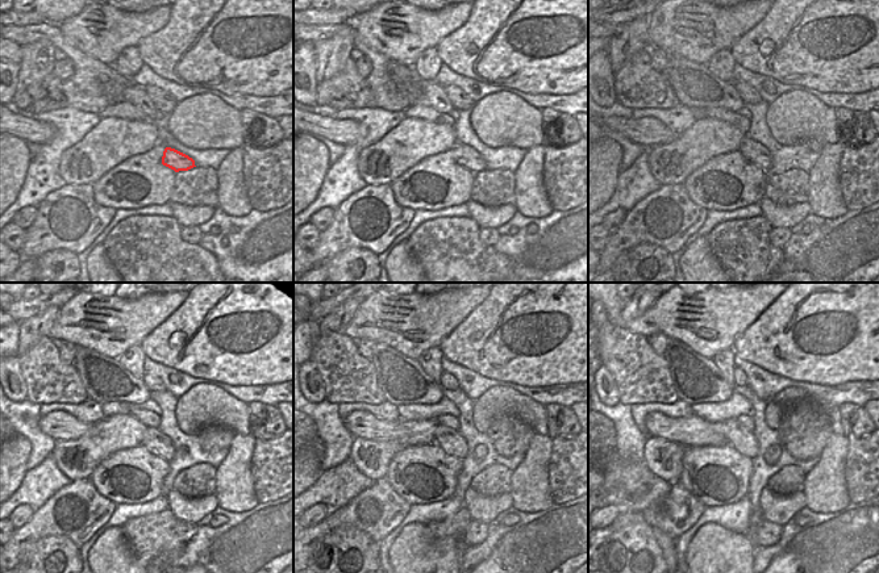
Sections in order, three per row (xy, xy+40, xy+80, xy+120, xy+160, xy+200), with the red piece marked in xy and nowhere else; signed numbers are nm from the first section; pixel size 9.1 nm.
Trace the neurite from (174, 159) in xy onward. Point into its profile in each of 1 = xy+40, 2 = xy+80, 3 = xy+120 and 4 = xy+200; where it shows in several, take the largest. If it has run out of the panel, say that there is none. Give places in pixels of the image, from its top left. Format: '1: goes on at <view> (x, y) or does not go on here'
1: goes on at xy+40 (463, 155)
2: goes on at xy+80 (754, 153)
3: goes on at xy+120 (157, 443)
4: goes on at xy+200 (737, 435)

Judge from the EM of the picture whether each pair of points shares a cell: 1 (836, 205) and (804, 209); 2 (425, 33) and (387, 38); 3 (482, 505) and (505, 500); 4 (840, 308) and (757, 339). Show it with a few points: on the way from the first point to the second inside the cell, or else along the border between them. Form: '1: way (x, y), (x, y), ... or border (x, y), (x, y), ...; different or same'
1: border (807, 203), (811, 212); different
2: way (416, 33), (404, 33), (396, 37); same
3: way (487, 505), (500, 504); same
4: way (861, 333), (827, 356), (805, 355), (792, 344); same

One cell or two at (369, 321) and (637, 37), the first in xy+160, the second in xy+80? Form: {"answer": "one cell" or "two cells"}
{"answer": "two cells"}

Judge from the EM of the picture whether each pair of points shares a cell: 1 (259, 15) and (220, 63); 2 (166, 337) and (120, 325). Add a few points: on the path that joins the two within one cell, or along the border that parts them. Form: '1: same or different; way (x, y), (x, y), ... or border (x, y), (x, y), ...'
1: same; way (254, 26), (232, 51)
2: different; border (173, 312), (140, 343)

